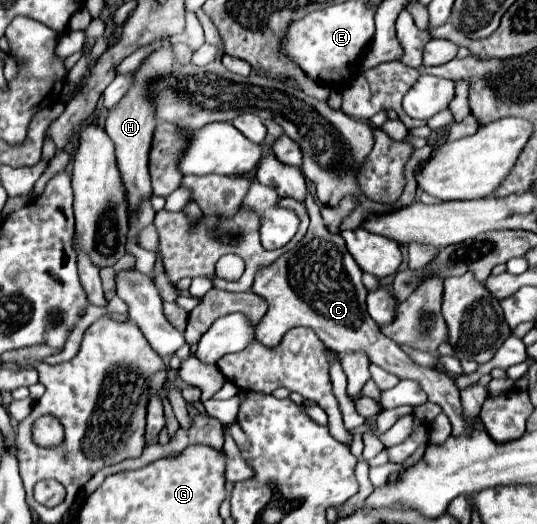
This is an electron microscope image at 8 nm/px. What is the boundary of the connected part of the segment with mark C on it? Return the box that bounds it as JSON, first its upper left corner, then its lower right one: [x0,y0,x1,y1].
[251,192,465,434]

